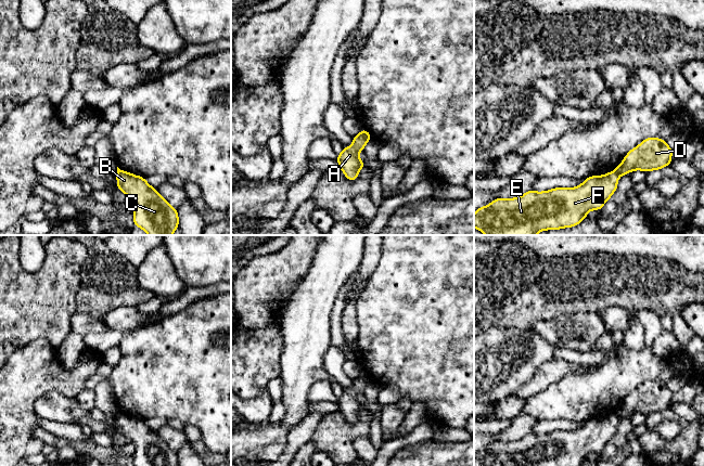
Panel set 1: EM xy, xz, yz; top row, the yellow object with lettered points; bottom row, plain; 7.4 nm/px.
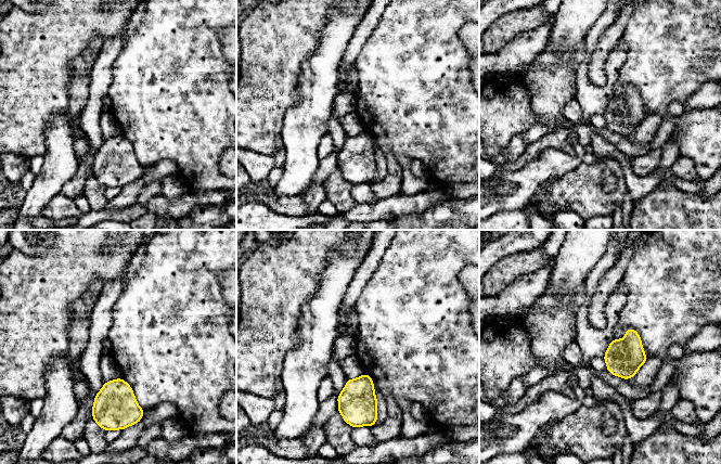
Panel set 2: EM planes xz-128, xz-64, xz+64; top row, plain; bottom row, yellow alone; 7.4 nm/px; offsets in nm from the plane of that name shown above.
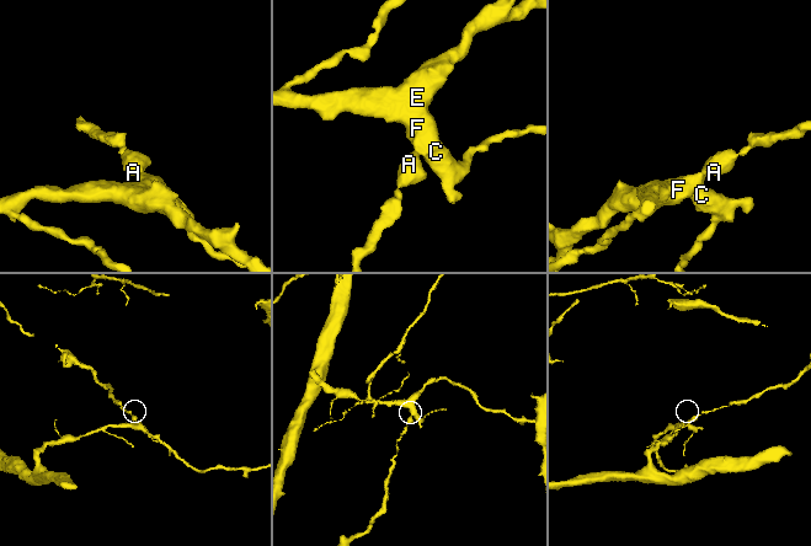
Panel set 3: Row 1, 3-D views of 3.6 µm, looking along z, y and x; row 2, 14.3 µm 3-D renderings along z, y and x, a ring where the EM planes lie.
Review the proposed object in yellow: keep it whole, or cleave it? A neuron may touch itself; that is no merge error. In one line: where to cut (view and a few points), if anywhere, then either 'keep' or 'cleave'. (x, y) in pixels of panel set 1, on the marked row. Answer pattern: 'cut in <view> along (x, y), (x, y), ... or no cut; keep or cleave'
cut in yz along (615, 170), (621, 175); cleave

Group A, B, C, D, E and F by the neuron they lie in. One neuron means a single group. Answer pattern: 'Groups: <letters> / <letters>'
Groups: A D / B C E F

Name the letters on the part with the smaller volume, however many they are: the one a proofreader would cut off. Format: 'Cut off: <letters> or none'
Cut off: A, D

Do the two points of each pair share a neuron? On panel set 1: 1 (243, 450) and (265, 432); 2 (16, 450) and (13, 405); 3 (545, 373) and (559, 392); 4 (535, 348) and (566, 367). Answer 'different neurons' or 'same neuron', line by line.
1: same neuron
2: same neuron
3: different neurons
4: different neurons

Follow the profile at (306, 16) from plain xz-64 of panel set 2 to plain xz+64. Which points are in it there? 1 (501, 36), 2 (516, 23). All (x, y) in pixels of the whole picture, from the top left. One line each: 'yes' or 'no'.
1: yes
2: yes

